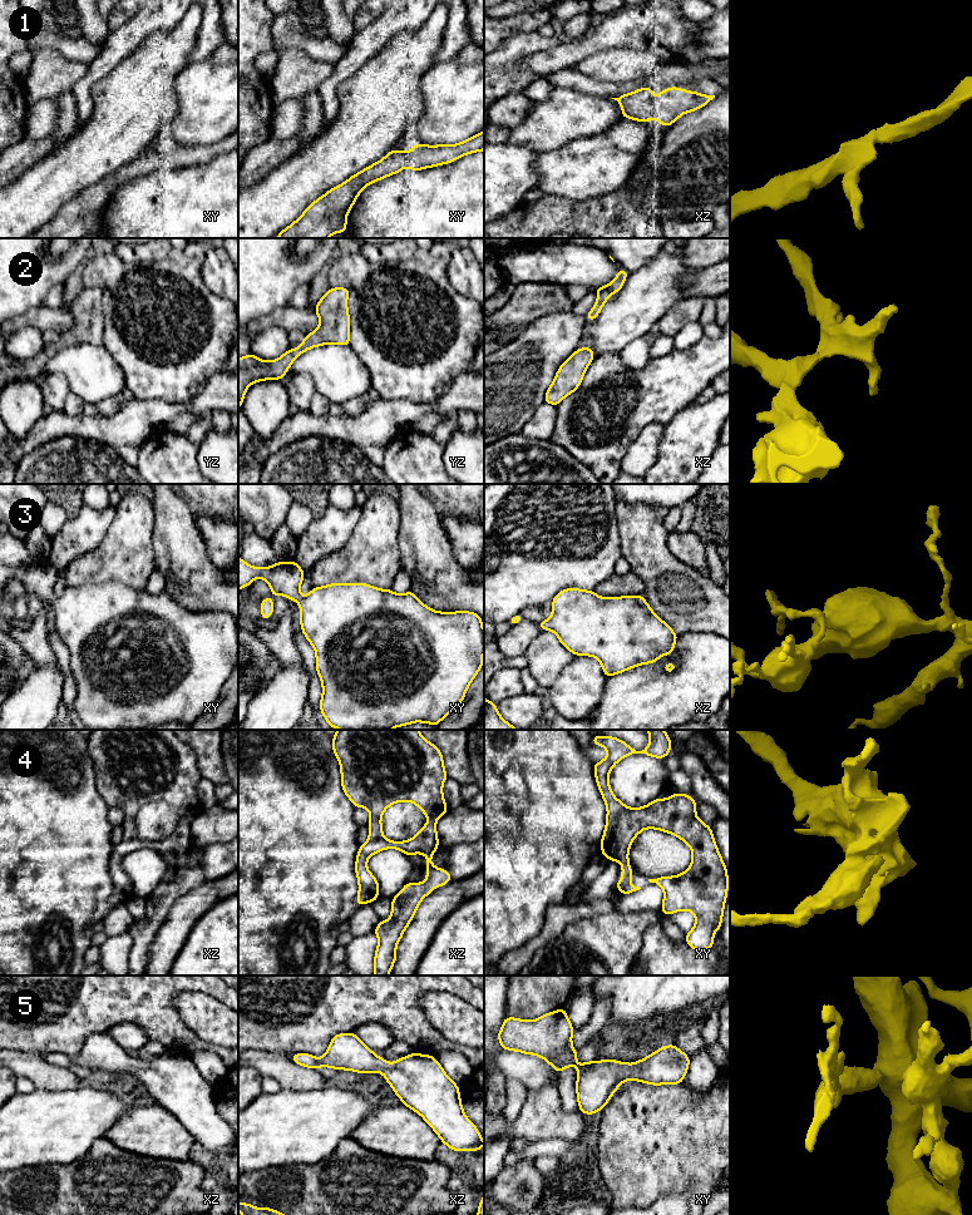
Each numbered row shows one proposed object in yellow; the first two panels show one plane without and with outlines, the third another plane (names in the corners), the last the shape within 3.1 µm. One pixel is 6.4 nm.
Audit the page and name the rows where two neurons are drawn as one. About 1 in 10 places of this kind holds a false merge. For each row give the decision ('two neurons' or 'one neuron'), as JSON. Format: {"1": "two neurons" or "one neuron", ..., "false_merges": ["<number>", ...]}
{"1": "one neuron", "2": "one neuron", "3": "one neuron", "4": "one neuron", "5": "one neuron", "false_merges": []}

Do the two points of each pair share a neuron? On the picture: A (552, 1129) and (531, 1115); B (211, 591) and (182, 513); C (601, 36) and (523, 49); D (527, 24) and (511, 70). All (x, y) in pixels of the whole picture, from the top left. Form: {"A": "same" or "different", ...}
{"A": "same", "B": "same", "C": "different", "D": "different"}

